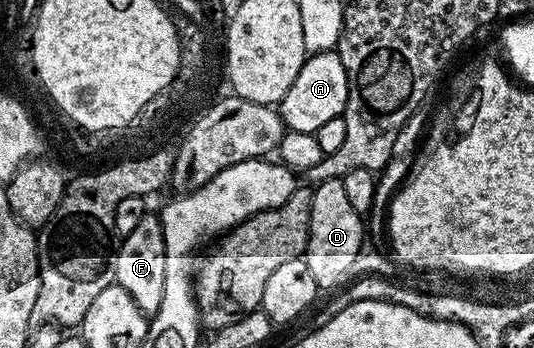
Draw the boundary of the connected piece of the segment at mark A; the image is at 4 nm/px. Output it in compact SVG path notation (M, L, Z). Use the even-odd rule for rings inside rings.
M337 51L315 52L307 55L296 82L284 94L280 105L283 125L291 132L315 132L324 122L343 115L348 102L348 74L344 62L340 62Z

